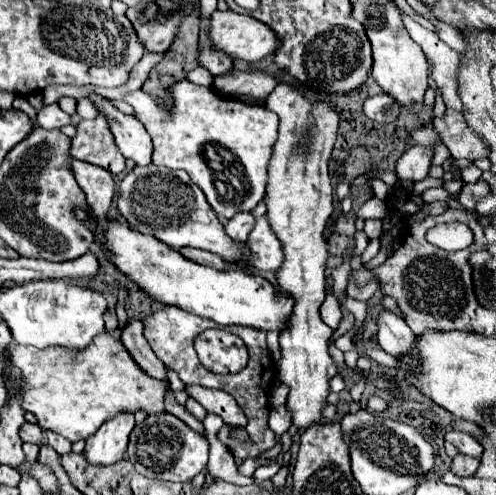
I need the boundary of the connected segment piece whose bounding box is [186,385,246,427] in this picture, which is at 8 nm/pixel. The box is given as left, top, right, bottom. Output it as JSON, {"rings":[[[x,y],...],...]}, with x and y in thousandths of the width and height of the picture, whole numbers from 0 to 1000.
{"rings":[[[379,778],[375,794],[391,802],[419,834],[435,834],[452,846],[460,859],[496,859],[496,842],[484,834],[476,810],[468,798],[440,790],[440,786],[419,786],[403,778]]]}

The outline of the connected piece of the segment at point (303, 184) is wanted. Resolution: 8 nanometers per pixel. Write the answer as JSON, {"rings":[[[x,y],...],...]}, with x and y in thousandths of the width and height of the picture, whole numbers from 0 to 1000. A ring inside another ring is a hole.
{"rings":[[[565,168],[536,200],[536,216],[565,236],[560,285],[540,329],[540,370],[532,398],[540,418],[540,451],[573,507],[573,527],[556,547],[556,584],[593,608],[589,632],[581,640],[581,665],[569,665],[560,681],[569,721],[556,745],[560,766],[585,778],[577,818],[589,830],[589,855],[613,867],[649,851],[649,826],[657,822],[657,802],[665,794],[661,770],[681,749],[677,733],[661,717],[661,685],[669,665],[649,653],[645,616],[657,600],[653,547],[661,523],[661,487],[653,483],[653,463],[673,426],[661,321],[673,301],[685,232],[673,208],[617,200],[609,184],[585,168]],[[621,257],[629,257],[633,289],[621,301],[605,301],[609,269]]]}

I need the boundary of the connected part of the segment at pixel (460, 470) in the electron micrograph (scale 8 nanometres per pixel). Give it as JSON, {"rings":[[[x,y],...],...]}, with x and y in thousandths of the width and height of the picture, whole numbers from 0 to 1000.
{"rings":[[[923,915],[915,923],[915,931],[911,931],[911,952],[919,960],[927,960],[927,964],[948,964],[948,960],[960,956],[964,939],[968,939],[968,927],[964,923],[944,923],[944,919]]]}

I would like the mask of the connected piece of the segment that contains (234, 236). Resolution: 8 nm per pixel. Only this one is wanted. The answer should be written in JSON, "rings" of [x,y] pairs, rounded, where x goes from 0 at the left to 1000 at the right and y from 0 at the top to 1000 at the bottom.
{"rings":[[[480,430],[472,442],[460,446],[460,455],[452,459],[456,475],[468,483],[468,487],[496,487],[500,483],[500,471],[508,467],[508,455],[512,455],[512,438],[508,430]]]}

